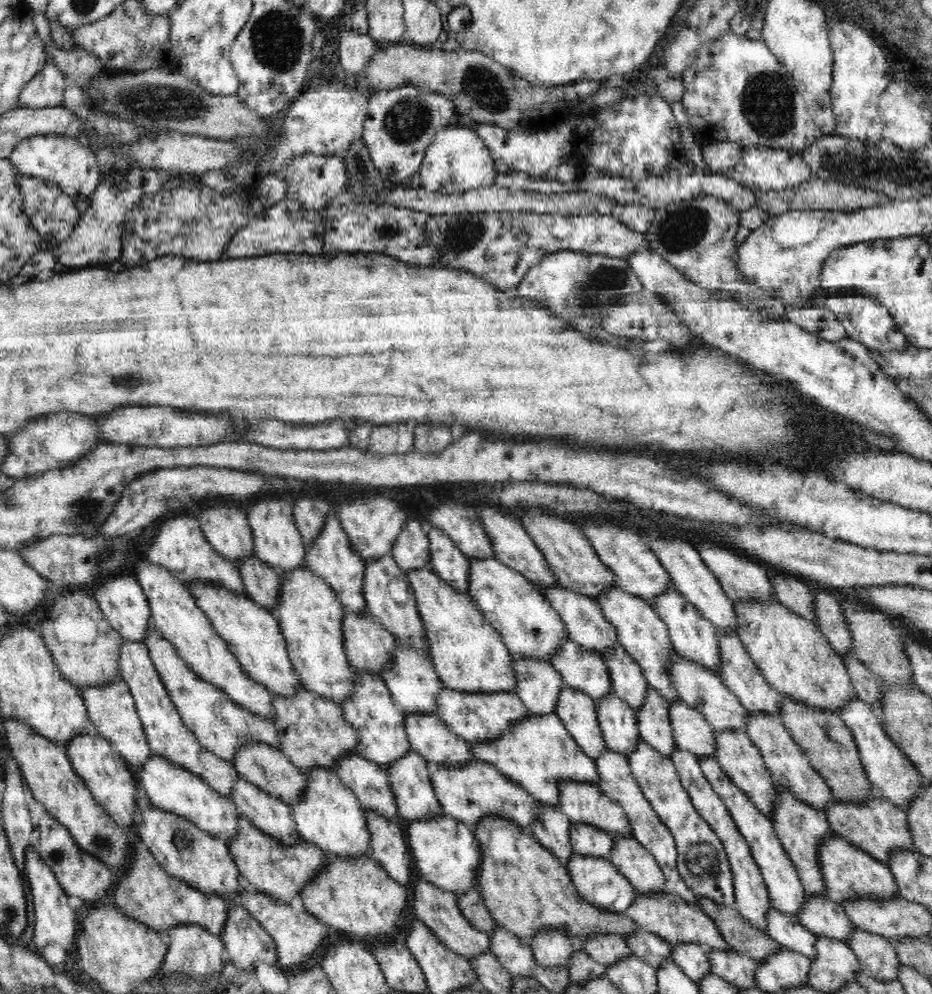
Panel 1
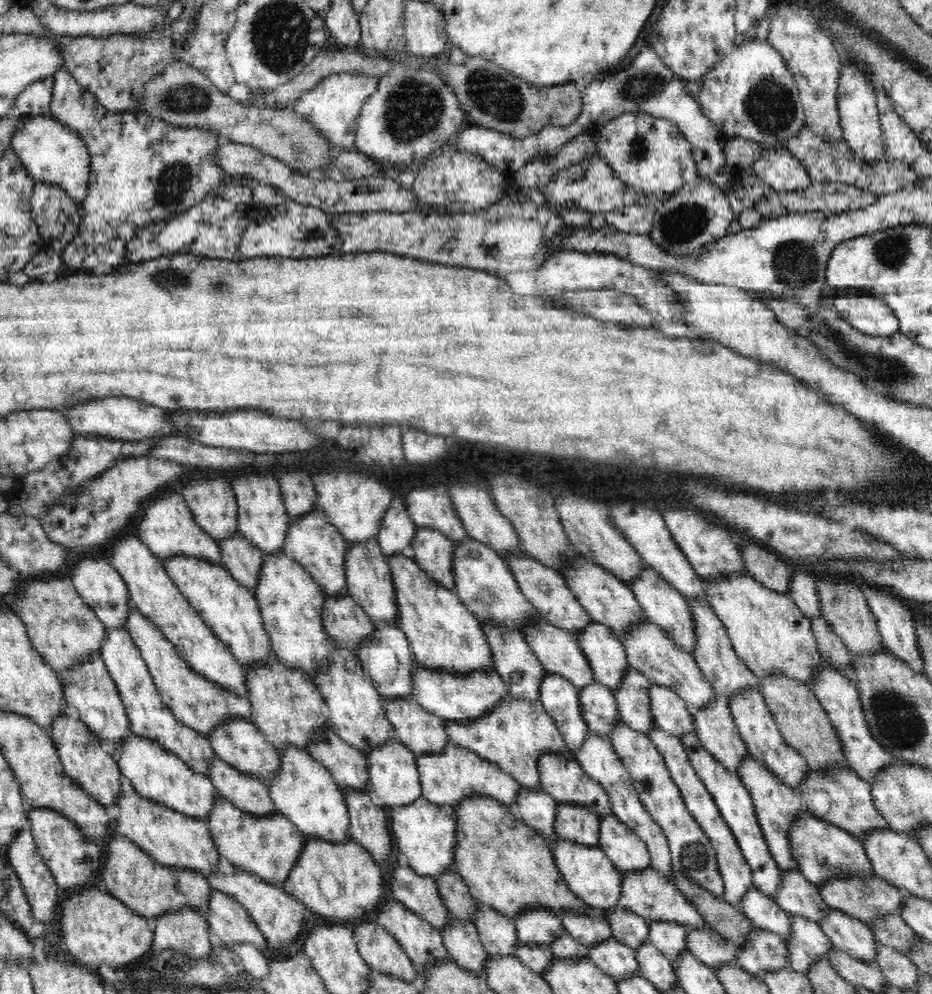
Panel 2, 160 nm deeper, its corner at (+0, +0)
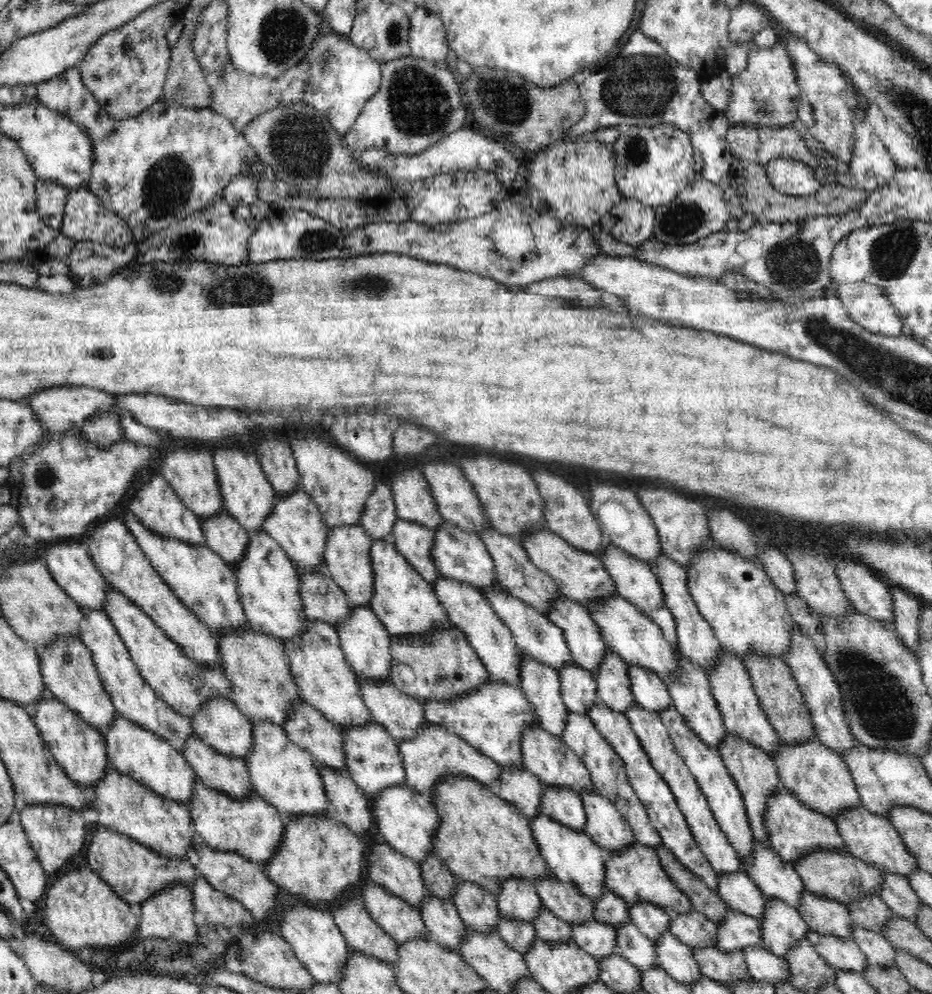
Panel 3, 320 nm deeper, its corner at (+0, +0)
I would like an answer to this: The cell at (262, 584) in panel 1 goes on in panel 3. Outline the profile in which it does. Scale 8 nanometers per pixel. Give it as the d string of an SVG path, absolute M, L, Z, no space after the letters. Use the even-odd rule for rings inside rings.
M226 510L200 520L206 542L218 556L222 557L230 568L245 553L250 532L248 532Z

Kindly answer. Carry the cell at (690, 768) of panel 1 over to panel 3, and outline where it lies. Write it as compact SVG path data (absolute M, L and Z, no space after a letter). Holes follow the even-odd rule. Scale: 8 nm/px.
M632 704L632 706L628 707L625 716L632 723L632 729L638 735L642 749L650 757L654 769L664 779L664 783L668 784L670 791L674 793L677 805L682 814L684 814L689 829L692 831L700 851L704 853L704 857L710 861L710 864L717 873L740 871L741 860L736 850L728 842L726 834L724 834L724 831L717 823L706 795L698 787L698 783L696 783L694 776L690 773L690 769L686 767L684 759L678 755L676 747L674 747L672 739L670 739L667 730L668 726L662 723L662 719L660 719L657 712L653 712L652 710L646 711L644 707L640 707L637 704Z

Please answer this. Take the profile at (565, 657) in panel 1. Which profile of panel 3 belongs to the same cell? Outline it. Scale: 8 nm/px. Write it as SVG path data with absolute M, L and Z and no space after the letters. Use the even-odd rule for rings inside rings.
M492 587L482 593L500 620L512 631L518 649L526 651L530 657L556 670L566 663L574 663L565 641L564 631L550 622L544 613L524 603L520 598L512 596L502 587Z

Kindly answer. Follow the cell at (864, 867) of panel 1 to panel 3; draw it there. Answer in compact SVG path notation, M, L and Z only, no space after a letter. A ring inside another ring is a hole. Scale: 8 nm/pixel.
M781 786L776 790L768 802L765 802L765 808L764 826L770 834L770 843L773 850L786 862L794 862L817 848L846 851L844 839L840 837L832 818L812 809L785 787Z

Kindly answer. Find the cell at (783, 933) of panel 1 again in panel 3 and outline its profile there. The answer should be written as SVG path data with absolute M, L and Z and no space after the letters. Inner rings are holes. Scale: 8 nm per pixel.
M744 871L717 873L716 891L730 909L761 921L761 910L765 907L767 898Z

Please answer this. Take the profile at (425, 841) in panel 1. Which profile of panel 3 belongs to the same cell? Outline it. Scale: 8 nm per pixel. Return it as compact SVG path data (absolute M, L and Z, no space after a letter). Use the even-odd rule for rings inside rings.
M408 785L388 786L371 798L371 816L377 828L392 849L420 863L432 856L432 840L436 836L440 815L432 804L431 797L412 790Z

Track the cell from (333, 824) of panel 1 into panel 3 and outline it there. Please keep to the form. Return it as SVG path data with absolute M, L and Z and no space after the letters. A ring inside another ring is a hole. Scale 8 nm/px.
M254 722L252 724L254 746L245 758L253 790L269 802L287 823L290 819L302 815L327 814L328 799L325 797L324 783L320 777L315 760L309 752L298 747L288 739L283 726L272 722Z

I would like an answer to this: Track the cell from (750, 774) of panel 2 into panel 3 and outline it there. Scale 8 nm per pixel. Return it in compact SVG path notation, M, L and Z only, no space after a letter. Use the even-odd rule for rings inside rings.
M732 735L724 738L718 744L716 750L722 756L721 759L724 765L726 765L726 769L734 778L734 783L736 783L740 793L742 793L755 841L772 848L770 834L765 829L763 816L764 811L767 809L765 808L765 802L768 802L768 799L782 786L773 758L758 746L751 745L750 742Z

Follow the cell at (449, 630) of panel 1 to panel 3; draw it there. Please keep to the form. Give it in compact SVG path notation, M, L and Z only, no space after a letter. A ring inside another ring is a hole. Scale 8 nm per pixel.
M391 534L385 539L373 539L369 558L373 566L373 595L368 607L390 634L403 637L452 625L448 613L435 595L432 583L424 580L396 550Z

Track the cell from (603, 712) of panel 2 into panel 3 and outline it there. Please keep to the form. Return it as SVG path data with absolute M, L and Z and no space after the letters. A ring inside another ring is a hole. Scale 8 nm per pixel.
M566 663L557 671L561 684L561 697L568 711L586 716L590 707L600 701L595 675L576 663Z

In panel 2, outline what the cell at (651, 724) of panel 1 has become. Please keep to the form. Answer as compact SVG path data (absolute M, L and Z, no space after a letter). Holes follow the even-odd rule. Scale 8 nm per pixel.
M630 667L625 670L622 682L613 690L621 722L644 734L648 734L655 724L648 692L651 684L640 671Z

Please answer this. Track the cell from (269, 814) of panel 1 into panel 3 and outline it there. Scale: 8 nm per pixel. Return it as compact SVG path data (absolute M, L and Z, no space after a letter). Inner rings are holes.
M195 733L188 738L181 753L196 772L196 777L207 787L234 798L244 798L254 791L244 759L212 749Z

